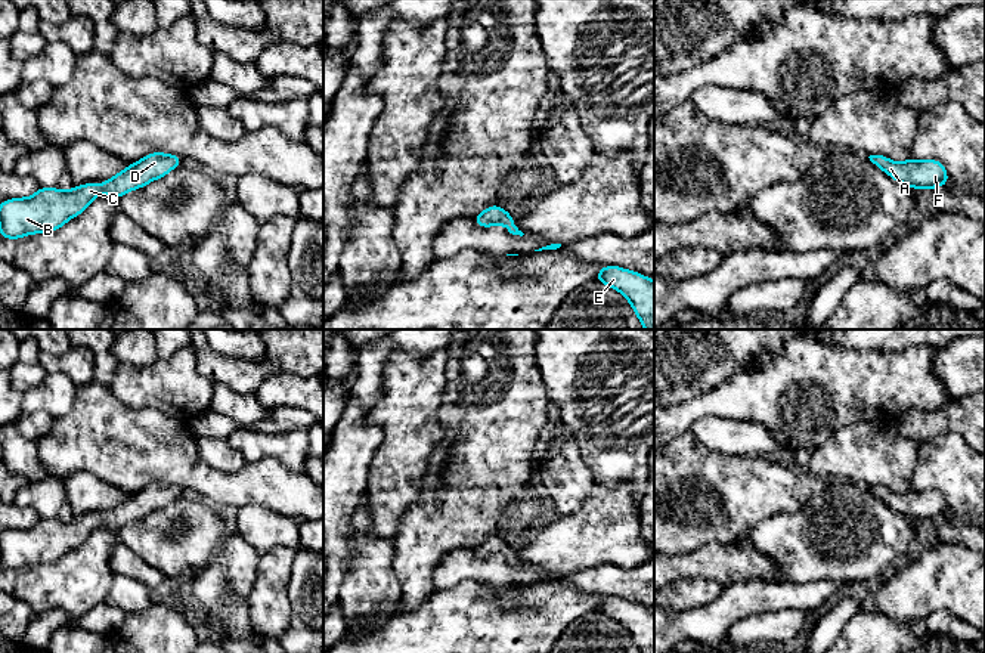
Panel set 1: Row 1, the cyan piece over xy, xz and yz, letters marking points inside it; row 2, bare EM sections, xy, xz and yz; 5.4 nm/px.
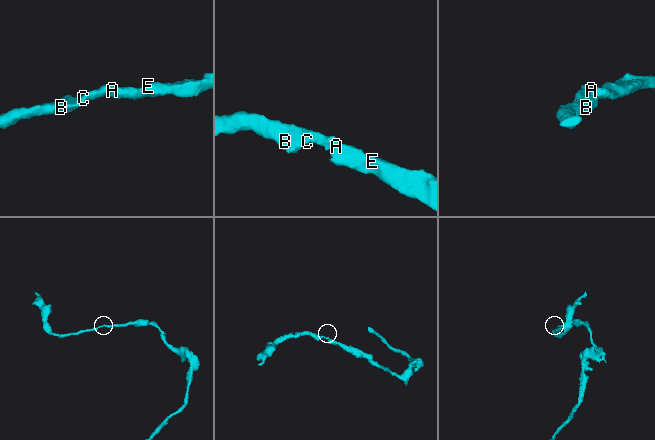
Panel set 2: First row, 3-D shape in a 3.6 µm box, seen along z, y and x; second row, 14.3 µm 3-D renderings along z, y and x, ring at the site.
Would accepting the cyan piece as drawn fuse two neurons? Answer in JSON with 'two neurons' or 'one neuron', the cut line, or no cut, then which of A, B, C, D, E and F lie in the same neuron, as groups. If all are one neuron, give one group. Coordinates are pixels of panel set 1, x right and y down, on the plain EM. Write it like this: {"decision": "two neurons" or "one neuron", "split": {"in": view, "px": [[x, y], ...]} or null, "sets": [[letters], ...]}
{"decision": "one neuron", "split": null, "sets": [["A", "B", "C", "D", "E", "F"]]}

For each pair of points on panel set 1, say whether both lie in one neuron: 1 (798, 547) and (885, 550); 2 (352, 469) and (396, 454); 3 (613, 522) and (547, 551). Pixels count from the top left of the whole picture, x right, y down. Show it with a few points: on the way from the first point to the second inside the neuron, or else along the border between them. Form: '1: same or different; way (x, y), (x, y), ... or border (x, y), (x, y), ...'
1: same; way (820, 563), (843, 566), (863, 559)
2: different; border (383, 430), (383, 439), (369, 466), (365, 492)
3: same; way (597, 534), (563, 545)

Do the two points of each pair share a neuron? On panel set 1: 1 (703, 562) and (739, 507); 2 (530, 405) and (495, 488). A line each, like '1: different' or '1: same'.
1: different
2: same

